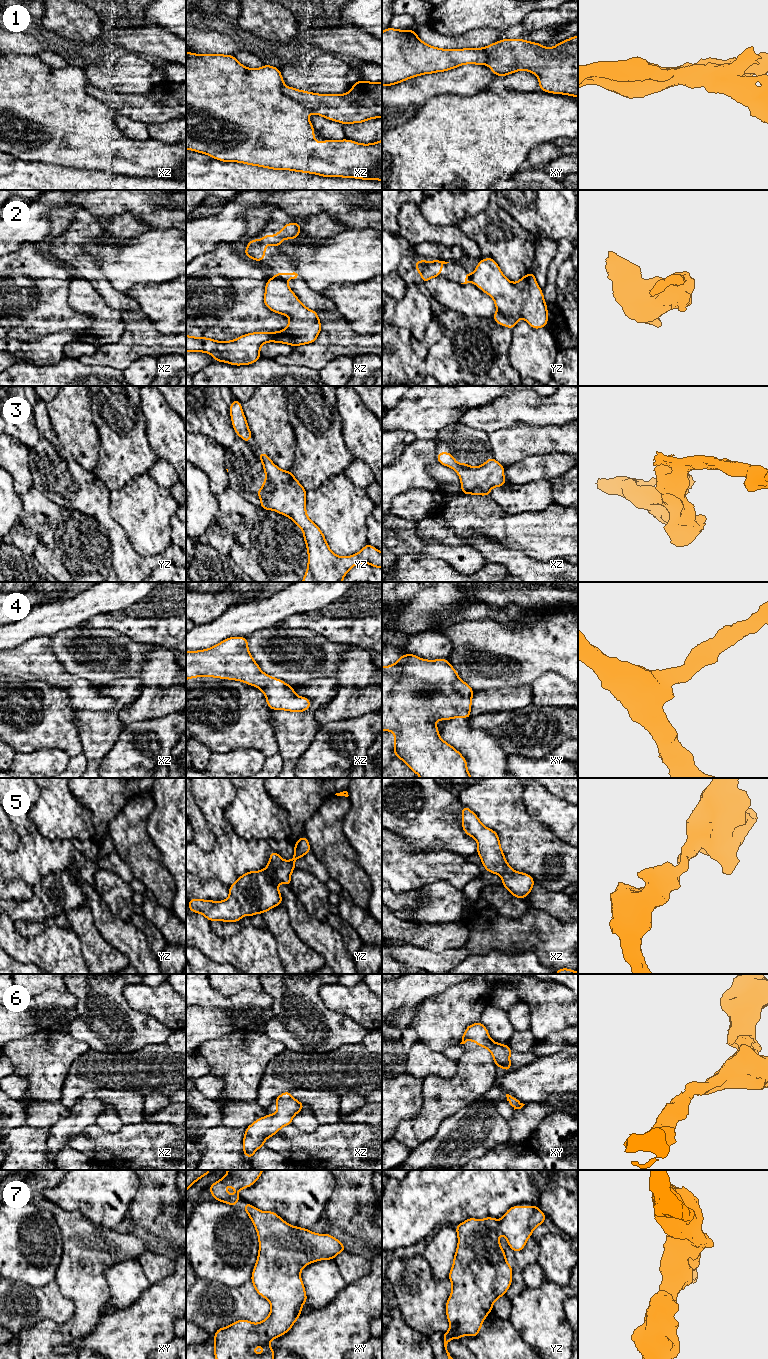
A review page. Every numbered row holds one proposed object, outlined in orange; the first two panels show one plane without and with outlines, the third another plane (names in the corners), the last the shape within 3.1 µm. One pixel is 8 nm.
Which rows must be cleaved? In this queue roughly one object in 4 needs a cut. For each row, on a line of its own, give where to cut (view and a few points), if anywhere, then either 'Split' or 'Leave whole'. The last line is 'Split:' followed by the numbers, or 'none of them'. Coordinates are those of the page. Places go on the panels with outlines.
1: Split along xz (283, 85), (282, 92), (297, 101), (307, 113). Split
2: Split along xz (274, 275), (285, 282). Split
3: No split. Leave whole
4: No split. Leave whole
5: No split. Leave whole
6: No split. Leave whole
7: No split. Leave whole
Split: 1, 2

